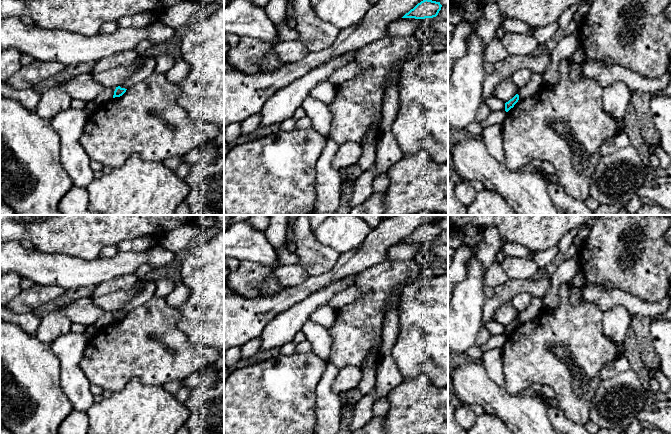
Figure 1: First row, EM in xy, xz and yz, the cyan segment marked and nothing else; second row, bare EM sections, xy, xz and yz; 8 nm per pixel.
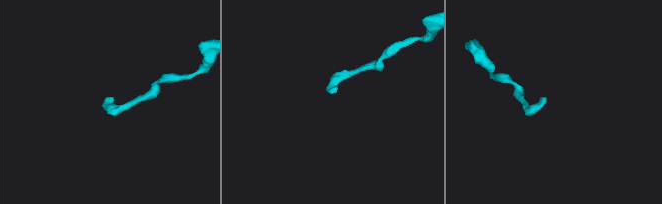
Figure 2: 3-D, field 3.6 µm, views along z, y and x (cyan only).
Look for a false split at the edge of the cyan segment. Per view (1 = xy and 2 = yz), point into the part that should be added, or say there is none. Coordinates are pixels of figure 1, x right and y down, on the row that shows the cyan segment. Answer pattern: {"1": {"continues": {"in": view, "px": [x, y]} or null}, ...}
{"1": {"continues": null}, "2": {"continues": null}}

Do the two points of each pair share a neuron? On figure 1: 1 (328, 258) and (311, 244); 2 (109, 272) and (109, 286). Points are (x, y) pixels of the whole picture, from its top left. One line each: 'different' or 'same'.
1: same
2: different

